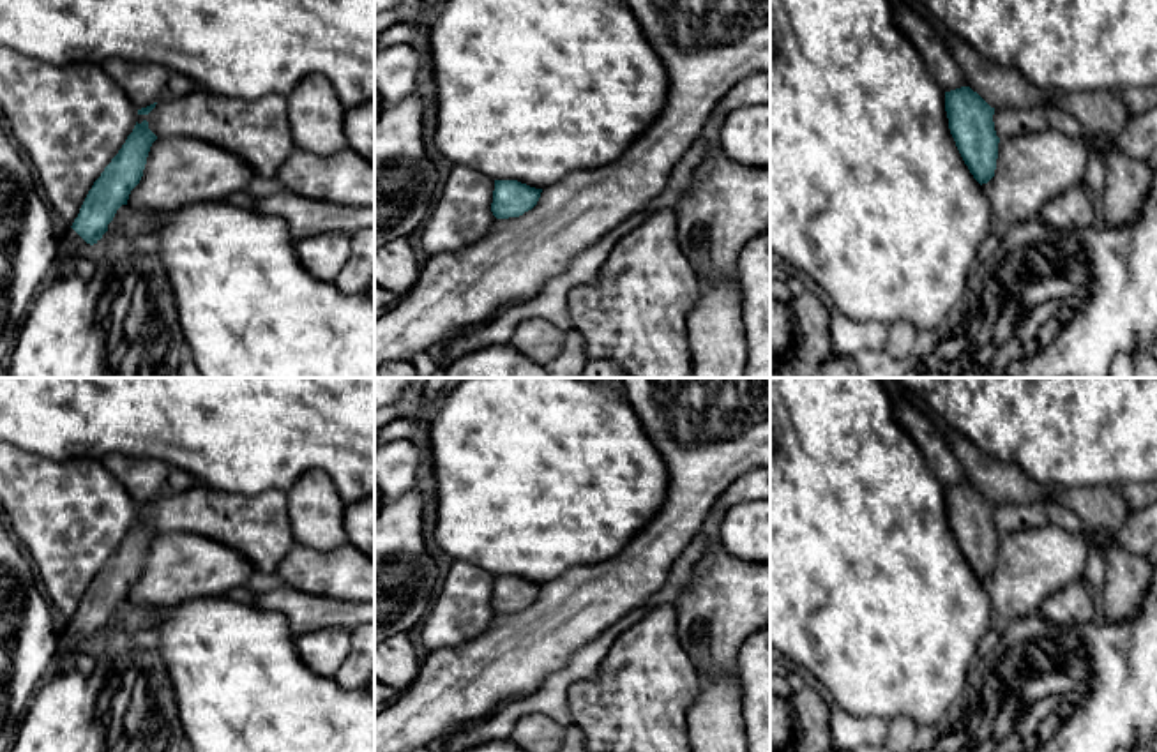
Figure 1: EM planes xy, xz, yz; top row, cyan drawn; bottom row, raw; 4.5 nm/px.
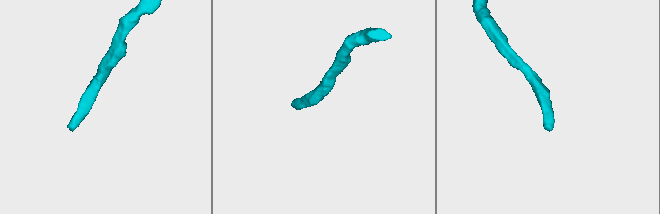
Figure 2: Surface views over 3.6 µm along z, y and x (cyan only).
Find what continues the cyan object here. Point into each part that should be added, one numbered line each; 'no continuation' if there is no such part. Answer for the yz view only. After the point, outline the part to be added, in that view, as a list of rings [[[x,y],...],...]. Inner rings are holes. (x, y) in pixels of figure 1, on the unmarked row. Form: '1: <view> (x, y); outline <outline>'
no continuation

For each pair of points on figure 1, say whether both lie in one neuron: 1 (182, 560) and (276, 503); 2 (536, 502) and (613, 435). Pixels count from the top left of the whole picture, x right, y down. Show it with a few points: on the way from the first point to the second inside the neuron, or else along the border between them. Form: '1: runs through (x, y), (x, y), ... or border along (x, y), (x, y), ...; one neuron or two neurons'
1: border along (173, 532), (211, 537), (230, 546), (249, 564); two neurons
2: runs through (555, 482), (564, 473), (574, 473), (594, 454); one neuron

